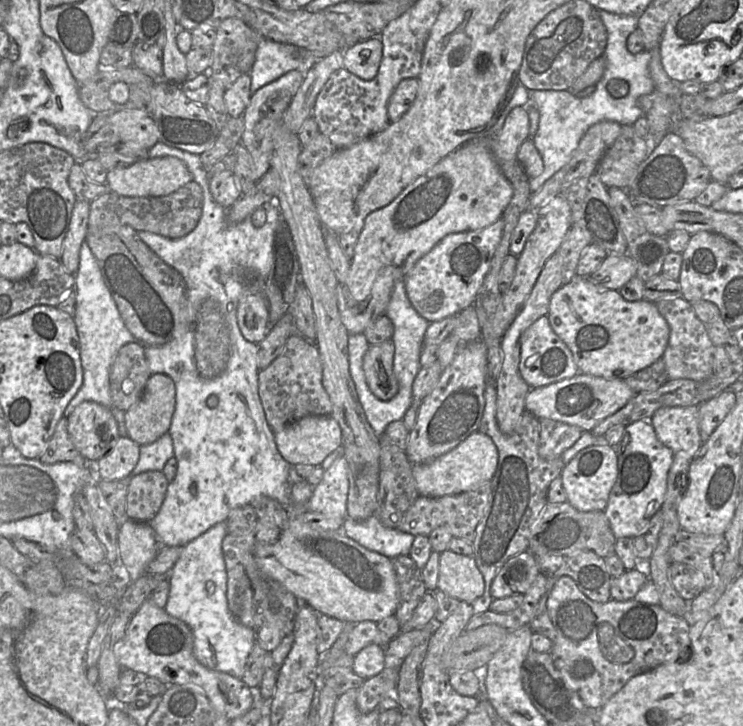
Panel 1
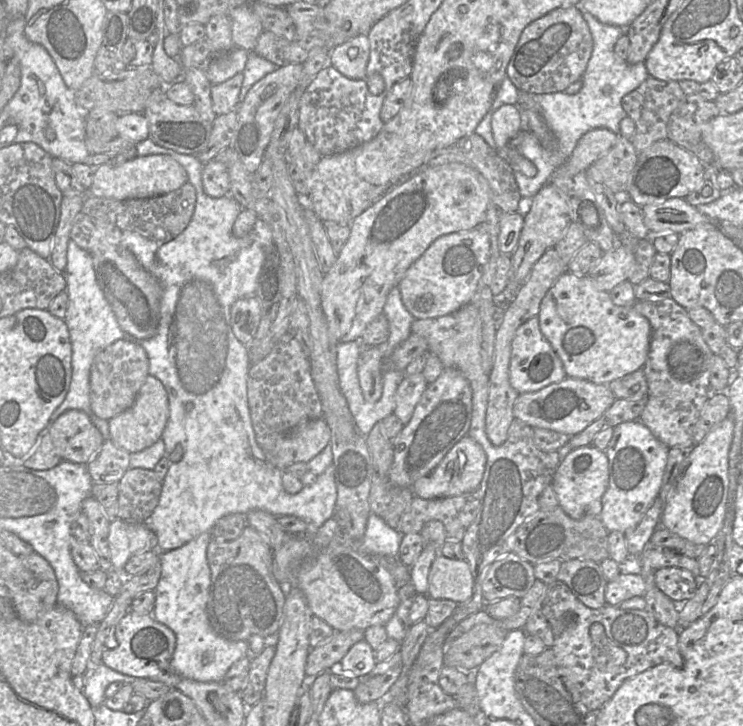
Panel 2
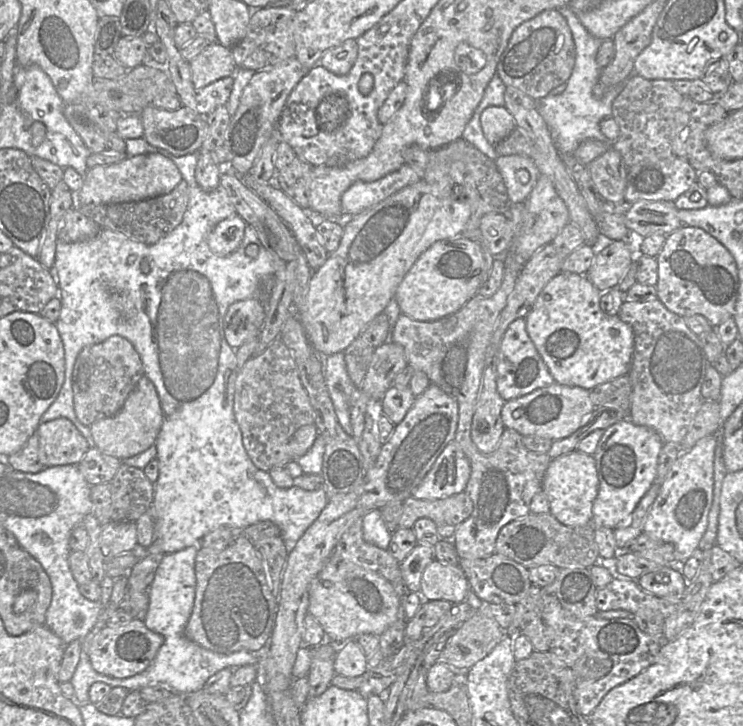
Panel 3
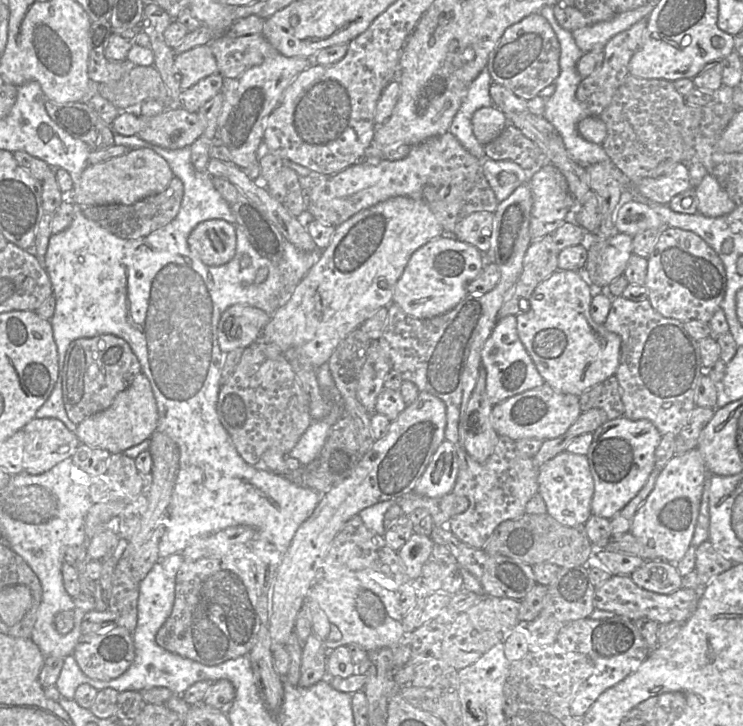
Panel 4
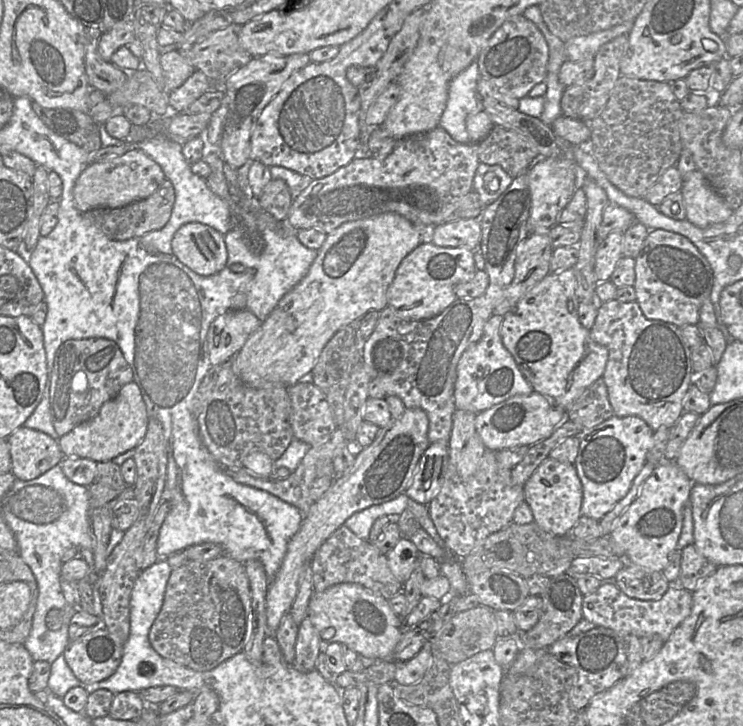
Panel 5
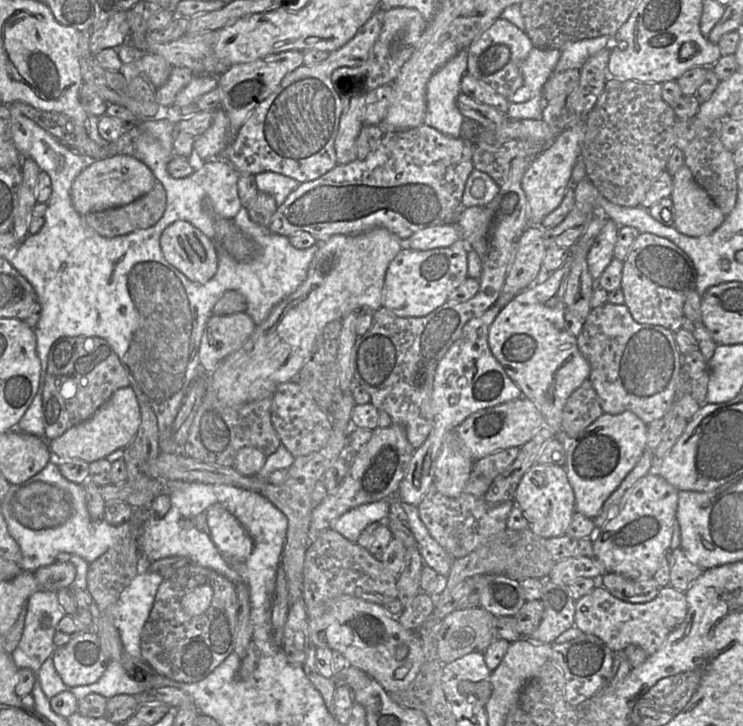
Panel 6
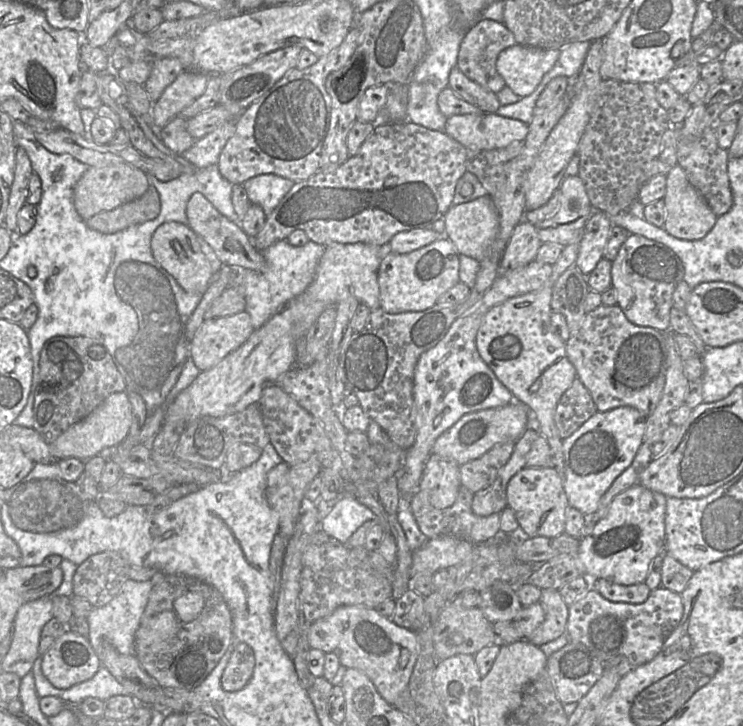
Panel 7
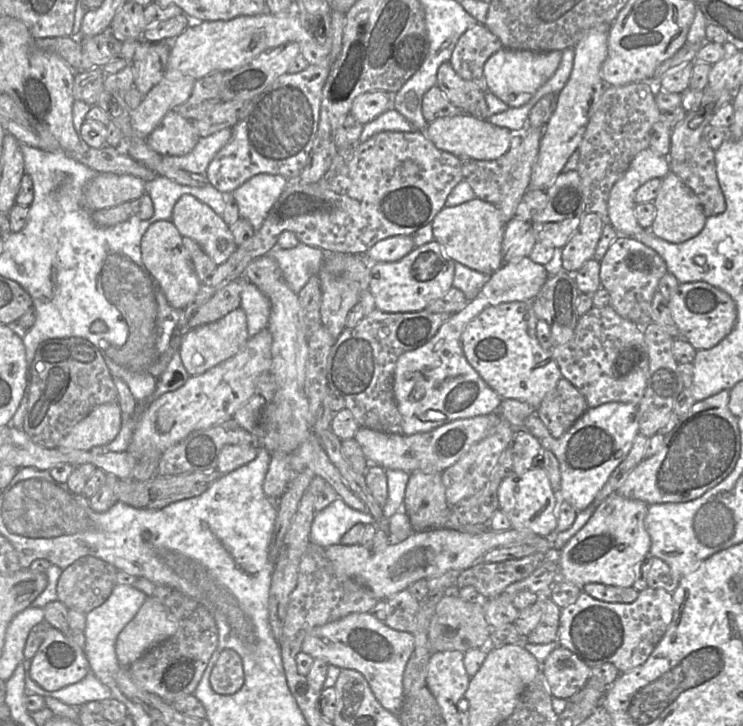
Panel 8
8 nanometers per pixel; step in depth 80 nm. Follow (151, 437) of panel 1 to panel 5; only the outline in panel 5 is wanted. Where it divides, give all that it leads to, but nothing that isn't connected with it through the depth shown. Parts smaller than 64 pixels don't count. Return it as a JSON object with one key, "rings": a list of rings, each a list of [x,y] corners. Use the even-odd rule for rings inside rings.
{"rings":[[[131,381],[117,395],[107,401],[92,419],[83,422],[57,441],[65,457],[88,458],[95,462],[112,461],[135,447],[147,431],[148,413],[139,386]]]}

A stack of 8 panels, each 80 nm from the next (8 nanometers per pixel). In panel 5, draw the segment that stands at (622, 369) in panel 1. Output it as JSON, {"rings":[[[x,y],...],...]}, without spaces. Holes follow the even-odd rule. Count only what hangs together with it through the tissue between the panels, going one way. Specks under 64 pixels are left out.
{"rings":[[[573,268],[550,272],[520,299],[512,311],[503,316],[500,328],[503,345],[531,384],[533,392],[546,396],[556,407],[566,412],[586,388],[602,378],[609,356],[608,349],[596,343],[591,338],[590,330],[579,320],[578,310],[581,301],[577,295],[577,287]]]}

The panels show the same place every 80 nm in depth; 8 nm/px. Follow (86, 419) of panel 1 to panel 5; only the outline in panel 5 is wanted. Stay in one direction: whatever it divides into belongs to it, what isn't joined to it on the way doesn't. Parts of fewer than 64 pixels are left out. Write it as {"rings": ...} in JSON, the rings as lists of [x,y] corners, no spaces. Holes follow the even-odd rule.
{"rings":[[[18,428],[7,441],[11,455],[10,473],[19,480],[35,479],[65,458],[57,439],[31,428]]]}

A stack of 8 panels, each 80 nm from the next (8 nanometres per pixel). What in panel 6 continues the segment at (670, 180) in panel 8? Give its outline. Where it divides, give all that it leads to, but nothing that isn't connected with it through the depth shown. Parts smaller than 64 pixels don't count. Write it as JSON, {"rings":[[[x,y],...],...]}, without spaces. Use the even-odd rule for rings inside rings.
{"rings":[[[686,165],[673,174],[670,198],[675,210],[673,226],[688,236],[700,237],[710,234],[727,216],[697,183]]]}

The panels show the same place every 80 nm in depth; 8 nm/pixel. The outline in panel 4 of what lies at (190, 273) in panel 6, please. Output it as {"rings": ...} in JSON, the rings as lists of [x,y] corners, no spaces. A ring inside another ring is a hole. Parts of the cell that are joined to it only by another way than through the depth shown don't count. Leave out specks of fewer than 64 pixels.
{"rings":[[[219,219],[201,222],[188,237],[191,251],[208,266],[228,263],[235,255],[236,243],[236,225]]]}

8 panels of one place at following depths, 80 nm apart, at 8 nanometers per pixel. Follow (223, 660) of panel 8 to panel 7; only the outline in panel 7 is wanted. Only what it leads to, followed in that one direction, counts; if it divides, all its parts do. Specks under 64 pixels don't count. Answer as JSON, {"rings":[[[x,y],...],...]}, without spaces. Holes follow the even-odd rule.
{"rings":[[[232,643],[231,657],[223,671],[221,686],[223,690],[232,692],[242,689],[250,680],[255,667],[252,648],[246,643]]]}

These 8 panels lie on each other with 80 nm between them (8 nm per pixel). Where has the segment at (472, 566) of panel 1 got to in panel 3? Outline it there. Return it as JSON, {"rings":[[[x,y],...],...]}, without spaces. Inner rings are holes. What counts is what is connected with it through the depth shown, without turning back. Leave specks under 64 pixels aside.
{"rings":[[[433,558],[423,572],[419,594],[424,600],[447,600],[456,604],[466,601],[470,590],[458,564],[444,564]]]}

